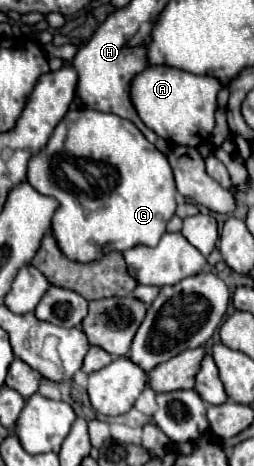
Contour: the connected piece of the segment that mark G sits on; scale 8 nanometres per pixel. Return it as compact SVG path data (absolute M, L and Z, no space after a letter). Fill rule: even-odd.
M74 109L64 115L46 149L32 157L28 183L42 195L52 195L60 201L60 209L52 219L52 231L64 255L80 263L96 261L110 249L126 251L134 245L156 247L166 233L166 223L176 211L176 183L166 155L160 153L132 121L92 109Z

